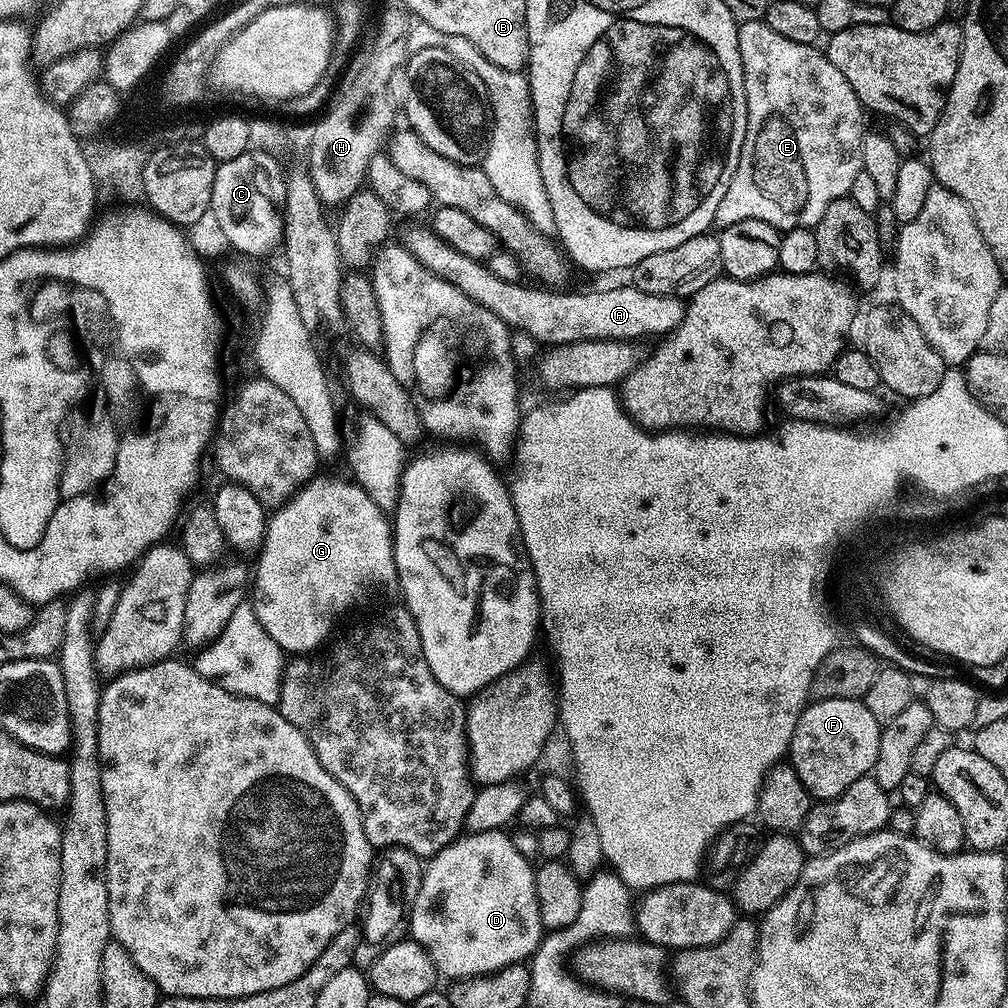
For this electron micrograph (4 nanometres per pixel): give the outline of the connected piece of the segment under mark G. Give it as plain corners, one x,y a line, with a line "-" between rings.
317,475
308,481
300,491
291,496
290,499
275,509
268,517
268,529
264,535
264,547
258,553
260,561
256,564
256,585
250,588
250,603
252,609
256,611
258,622
262,622
262,626
266,630
266,634
270,634
270,638
274,638
274,642
281,650
288,654
310,654
314,652
314,648
318,647
324,639
332,632
332,627
336,624
336,619
363,594
364,588
368,588
371,584
384,584
387,580
395,581
396,575
396,559
392,553
392,542
394,532
388,522
384,518
385,511
366,494
366,490
362,490
359,484
351,479
339,480
336,476

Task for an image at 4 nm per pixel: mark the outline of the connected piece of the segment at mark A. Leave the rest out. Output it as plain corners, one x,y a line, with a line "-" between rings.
428,226
406,229
402,246
426,270
450,282
450,286
458,286
466,298
502,318
509,329
525,331
544,346
572,344
575,340
636,342
639,336
662,338
684,320
686,304
678,296
646,294
631,286
604,288
601,292
547,292
544,286
527,288
524,282
506,282
491,272
487,263
458,254
454,246
438,238

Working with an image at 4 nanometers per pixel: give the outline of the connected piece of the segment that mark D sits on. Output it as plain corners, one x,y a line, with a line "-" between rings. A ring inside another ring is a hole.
507,831
461,835
424,864
418,898
410,904
410,936
430,954
437,973
449,976
452,982
468,976
487,976
489,972
527,961
542,939
533,861
518,854

